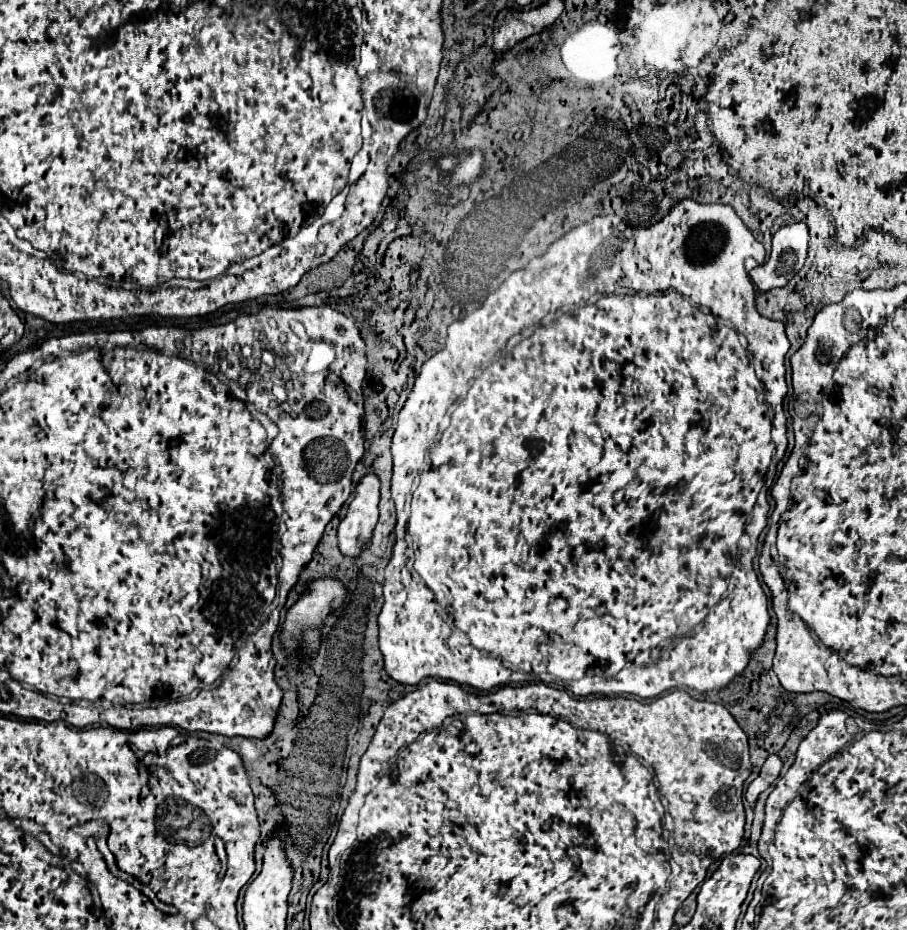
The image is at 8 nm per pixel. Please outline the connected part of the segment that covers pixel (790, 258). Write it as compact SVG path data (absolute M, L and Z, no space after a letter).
M805 223L781 227L773 235L769 259L763 265L757 265L753 271L749 271L749 277L757 285L757 289L765 293L775 287L785 287L789 279L803 267L807 257L807 243L809 231Z

